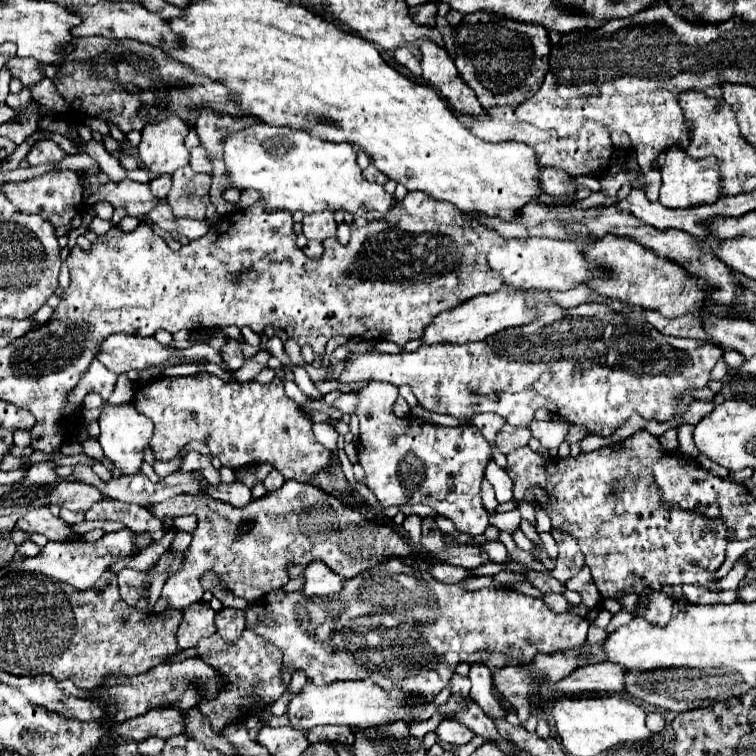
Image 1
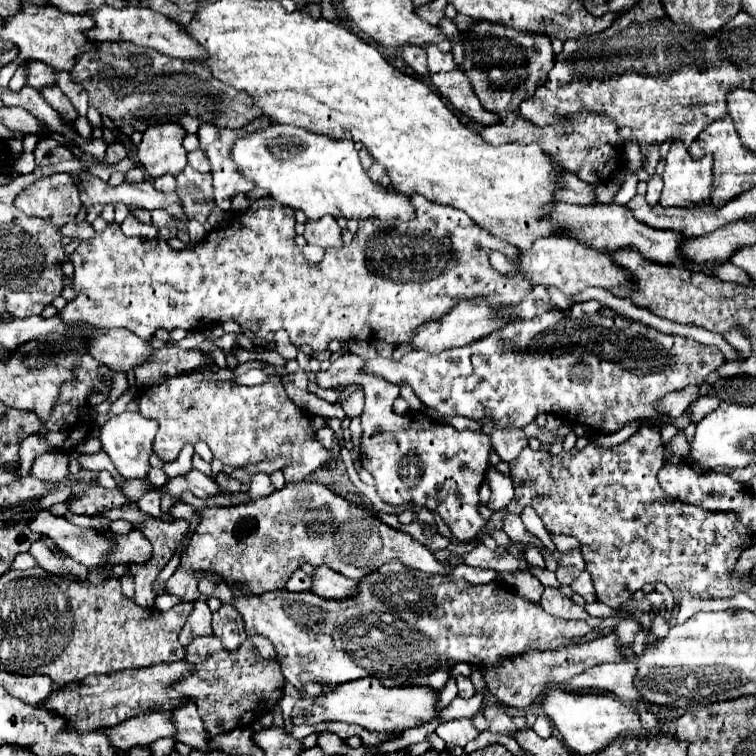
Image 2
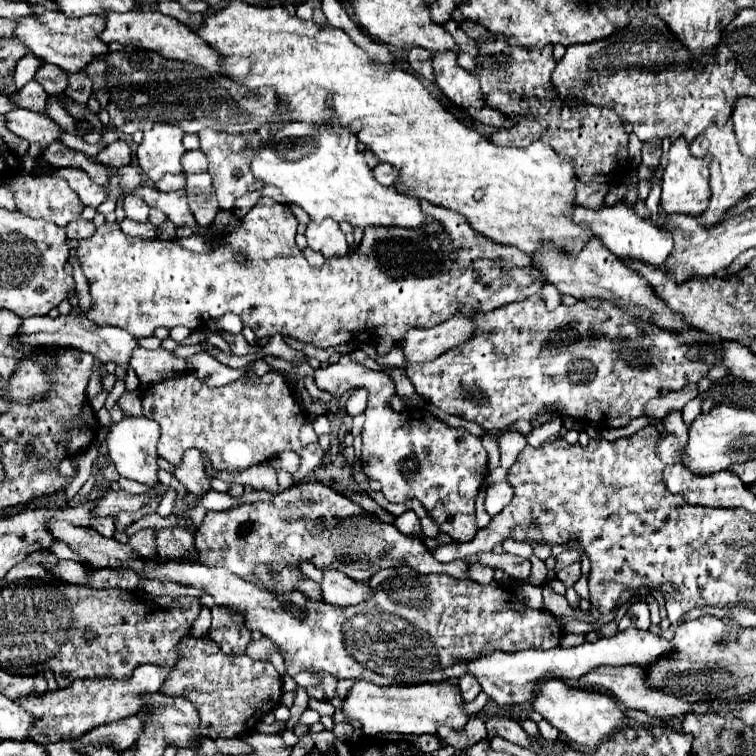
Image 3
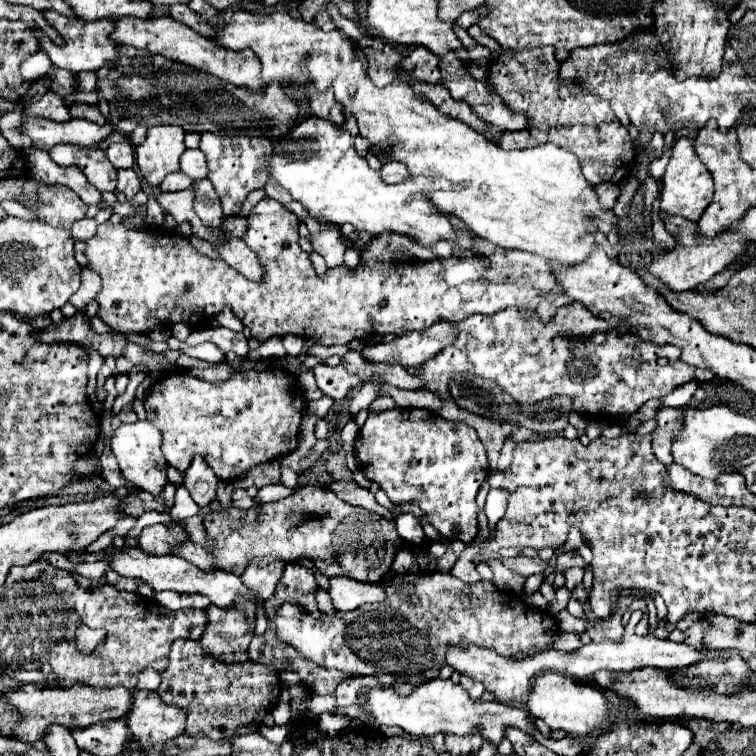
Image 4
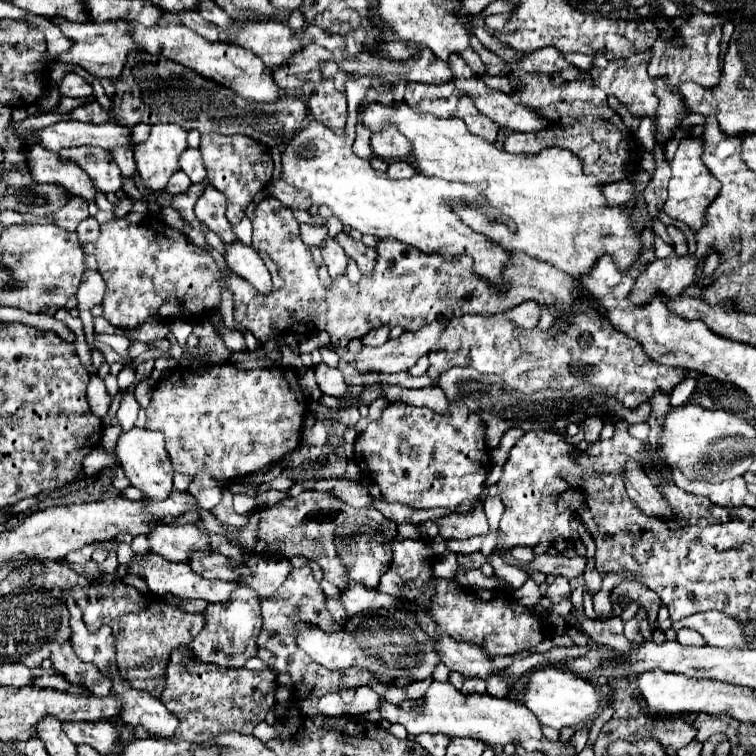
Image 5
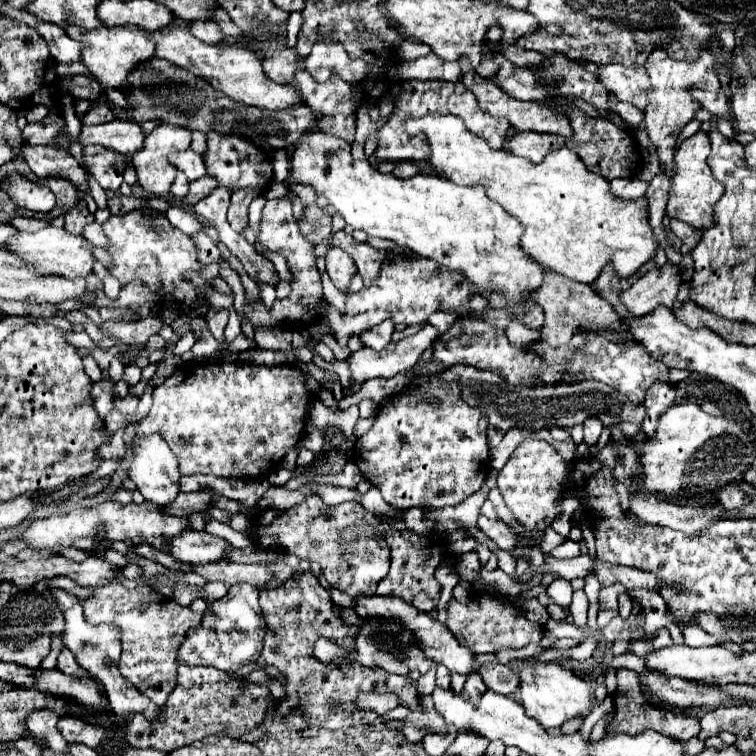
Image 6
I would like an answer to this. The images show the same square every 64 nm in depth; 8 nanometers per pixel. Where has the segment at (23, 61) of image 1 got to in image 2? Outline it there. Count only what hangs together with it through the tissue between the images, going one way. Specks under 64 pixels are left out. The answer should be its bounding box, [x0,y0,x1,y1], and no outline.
[28,62,56,88]

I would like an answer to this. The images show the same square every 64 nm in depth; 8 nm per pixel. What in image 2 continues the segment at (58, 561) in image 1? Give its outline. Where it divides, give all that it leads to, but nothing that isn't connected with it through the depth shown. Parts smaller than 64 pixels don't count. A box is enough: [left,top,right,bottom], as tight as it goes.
[110,530,152,564]

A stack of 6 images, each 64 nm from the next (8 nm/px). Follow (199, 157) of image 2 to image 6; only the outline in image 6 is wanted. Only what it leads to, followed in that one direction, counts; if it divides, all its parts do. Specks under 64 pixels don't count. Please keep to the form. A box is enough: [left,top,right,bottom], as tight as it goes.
[170,150,206,180]

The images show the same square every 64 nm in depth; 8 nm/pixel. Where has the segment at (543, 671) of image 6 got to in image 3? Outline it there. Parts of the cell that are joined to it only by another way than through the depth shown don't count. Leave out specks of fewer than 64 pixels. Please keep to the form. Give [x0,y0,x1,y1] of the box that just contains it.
[532,678,628,748]

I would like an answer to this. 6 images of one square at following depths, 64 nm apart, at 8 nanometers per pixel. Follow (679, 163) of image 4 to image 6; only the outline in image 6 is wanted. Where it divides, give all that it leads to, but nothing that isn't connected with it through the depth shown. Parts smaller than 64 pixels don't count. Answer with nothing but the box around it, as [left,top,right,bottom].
[666,132,722,228]

